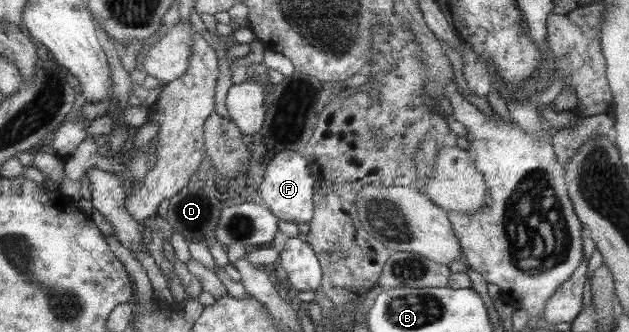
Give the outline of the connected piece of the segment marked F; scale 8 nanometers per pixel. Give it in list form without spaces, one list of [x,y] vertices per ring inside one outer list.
[[[283,151],[271,160],[265,169],[263,180],[258,185],[260,203],[265,206],[278,221],[293,224],[309,223],[313,215],[312,200],[315,177],[312,176],[307,160],[296,151]]]

